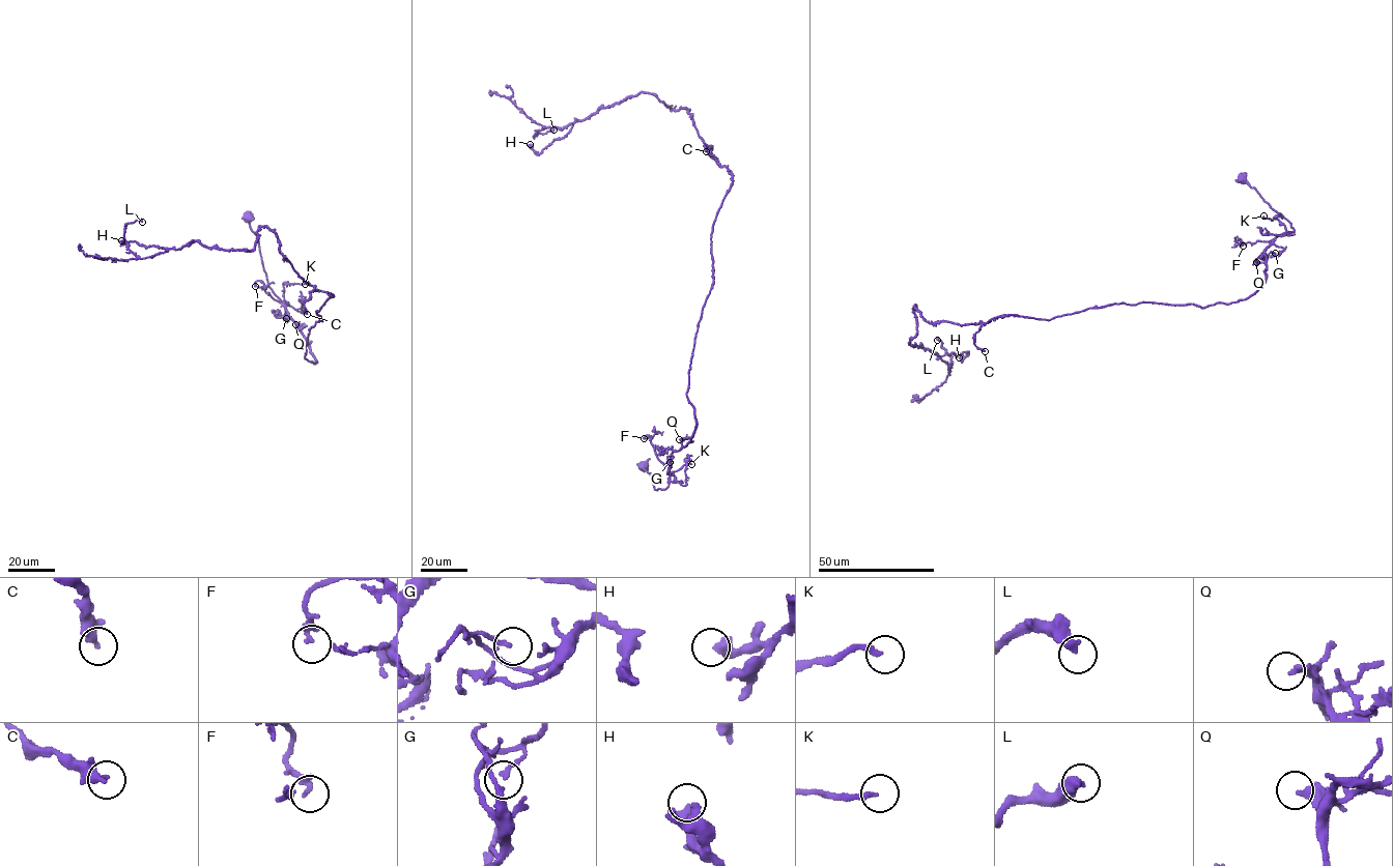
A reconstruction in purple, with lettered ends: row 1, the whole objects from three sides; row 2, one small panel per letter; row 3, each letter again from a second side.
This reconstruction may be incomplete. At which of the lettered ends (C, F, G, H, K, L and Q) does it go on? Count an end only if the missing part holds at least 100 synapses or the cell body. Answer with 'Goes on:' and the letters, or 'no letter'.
Goes on: no letter

